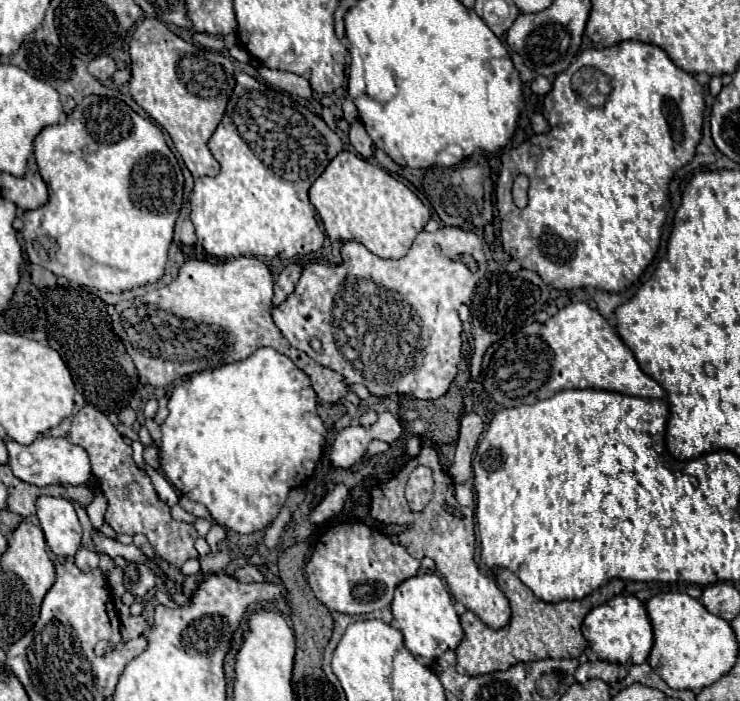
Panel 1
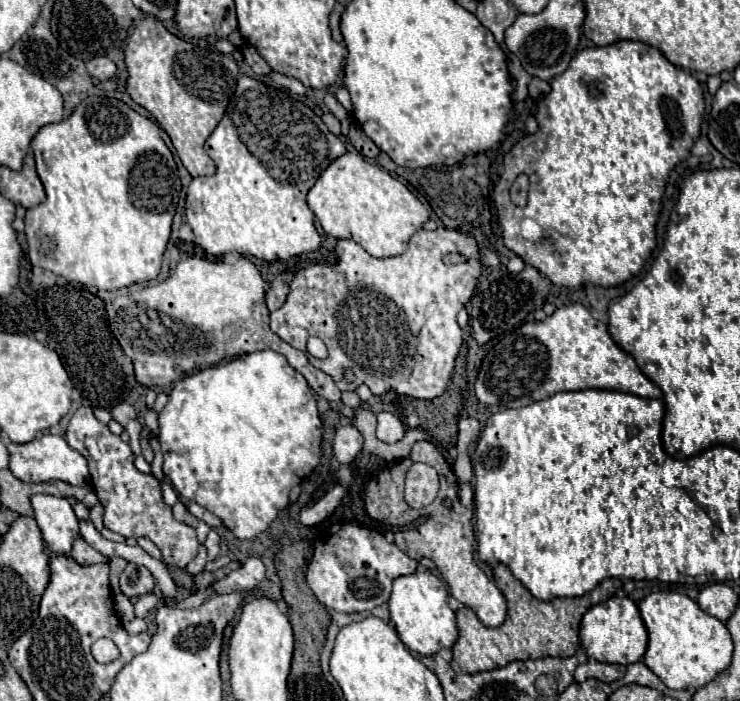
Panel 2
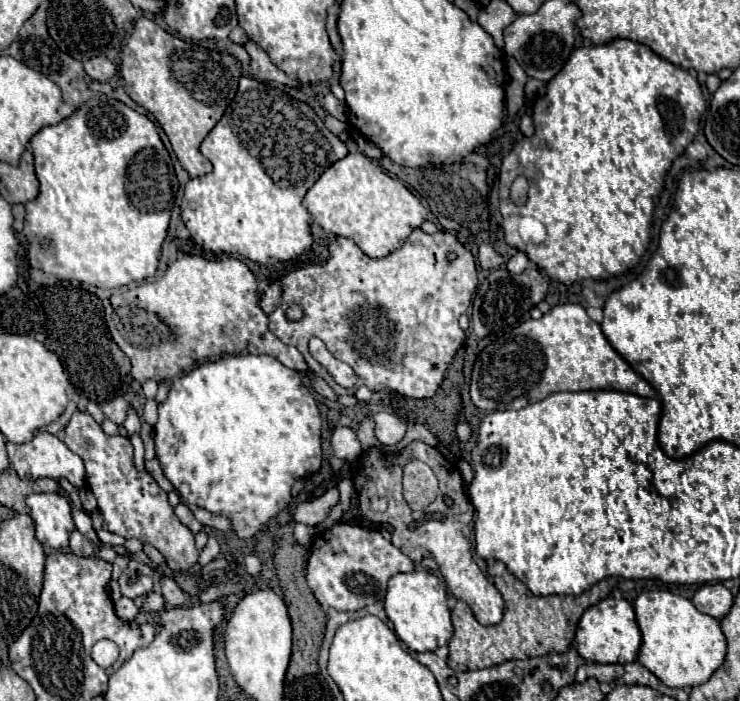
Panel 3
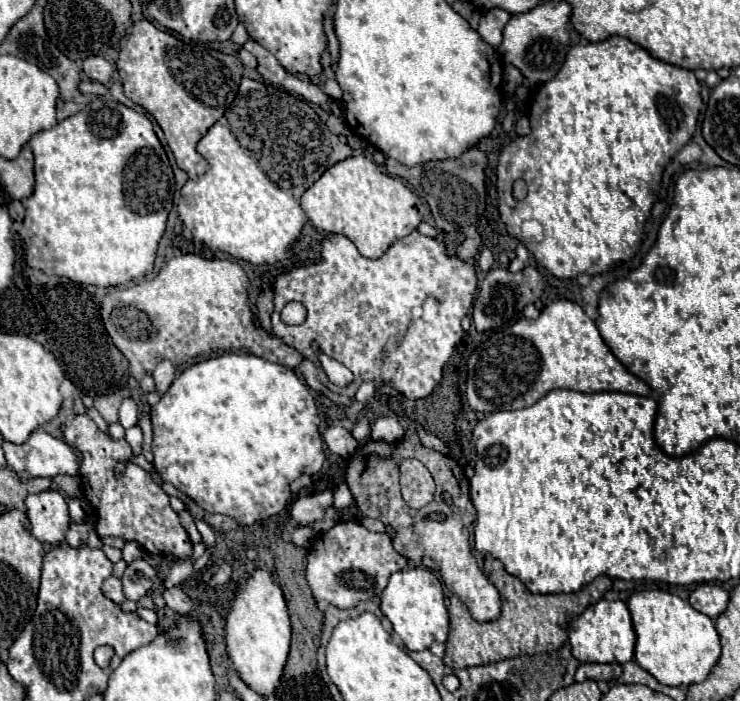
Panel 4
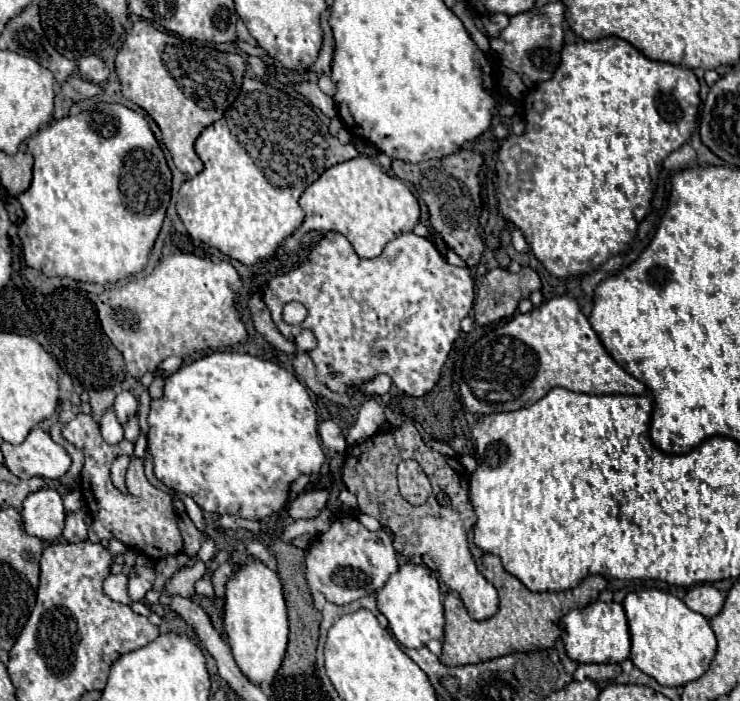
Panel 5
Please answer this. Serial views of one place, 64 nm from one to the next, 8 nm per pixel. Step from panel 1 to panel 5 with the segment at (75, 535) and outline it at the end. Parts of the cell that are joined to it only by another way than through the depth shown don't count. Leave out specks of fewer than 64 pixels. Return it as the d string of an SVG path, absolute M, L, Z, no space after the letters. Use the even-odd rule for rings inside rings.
M42 488L38 492L32 492L24 500L22 520L28 534L38 536L46 542L54 542L60 538L64 528L64 506L62 498L52 488Z

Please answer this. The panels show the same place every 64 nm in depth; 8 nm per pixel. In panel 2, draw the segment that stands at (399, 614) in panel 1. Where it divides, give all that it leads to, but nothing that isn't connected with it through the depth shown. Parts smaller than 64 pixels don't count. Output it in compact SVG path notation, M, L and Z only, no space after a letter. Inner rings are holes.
M414 572L396 578L392 584L388 608L390 620L394 622L400 640L420 656L436 654L442 648L452 648L458 638L454 612L448 606L448 586L432 572Z

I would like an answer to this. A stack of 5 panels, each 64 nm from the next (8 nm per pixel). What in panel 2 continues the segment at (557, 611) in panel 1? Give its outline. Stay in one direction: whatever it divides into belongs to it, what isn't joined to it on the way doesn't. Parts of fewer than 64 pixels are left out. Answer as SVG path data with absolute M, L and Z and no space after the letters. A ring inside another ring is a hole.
M498 564L494 566L494 580L504 598L508 600L508 616L502 626L486 628L476 618L474 611L466 606L456 610L456 624L458 624L458 640L452 646L452 662L450 666L458 674L474 674L484 670L494 670L506 666L514 660L536 660L544 656L572 656L578 648L578 626L584 612L604 600L608 600L616 592L616 578L602 580L592 592L580 598L554 598L542 602L532 596L532 592L512 576L508 566Z

